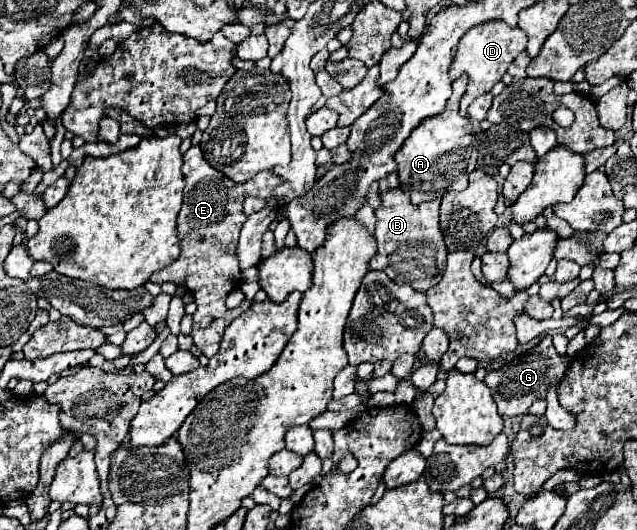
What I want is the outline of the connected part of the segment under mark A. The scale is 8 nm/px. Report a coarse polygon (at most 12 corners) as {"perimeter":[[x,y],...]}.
{"perimeter":[[467,75],[445,111],[395,155],[413,205],[465,189],[477,137],[459,115]]}

